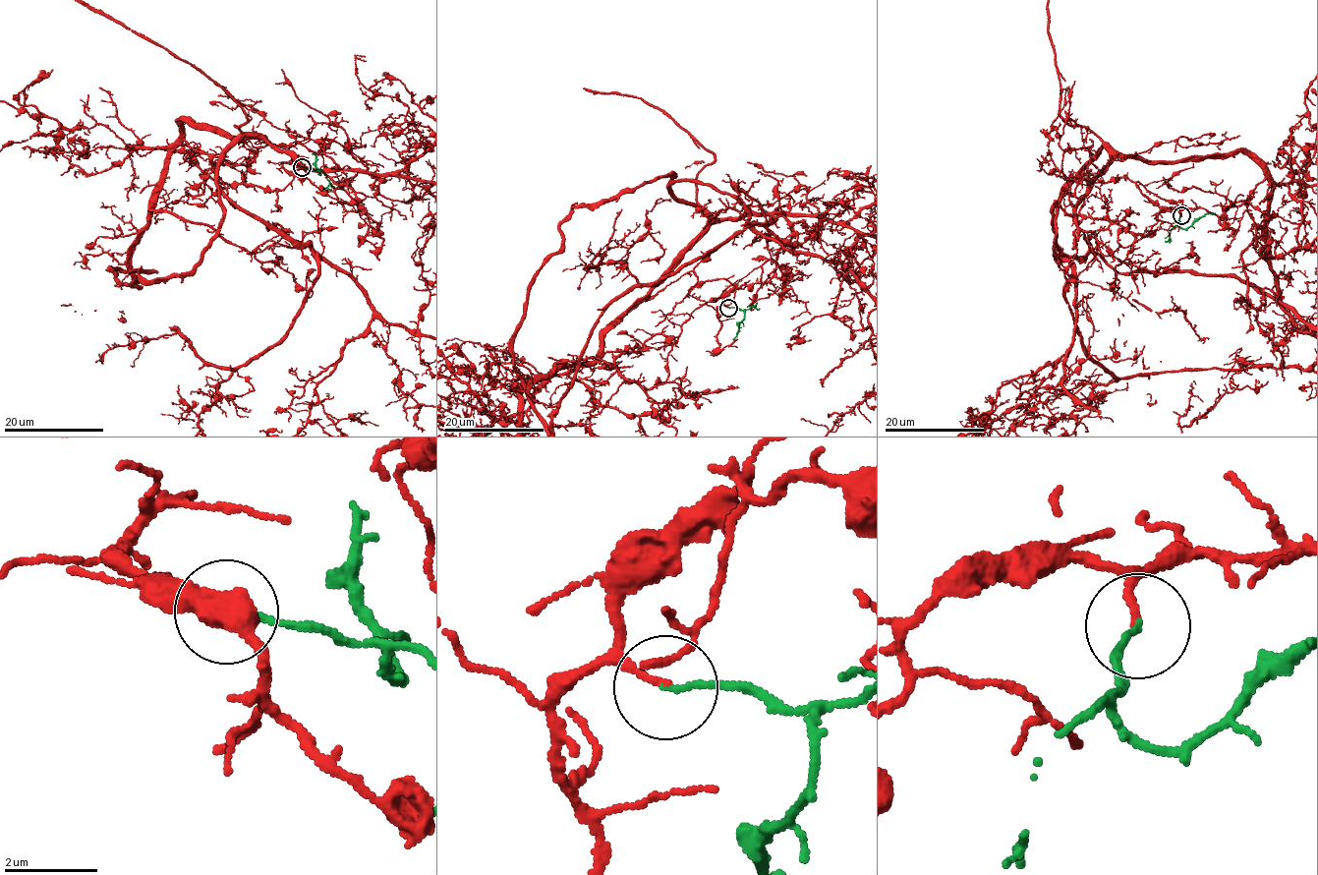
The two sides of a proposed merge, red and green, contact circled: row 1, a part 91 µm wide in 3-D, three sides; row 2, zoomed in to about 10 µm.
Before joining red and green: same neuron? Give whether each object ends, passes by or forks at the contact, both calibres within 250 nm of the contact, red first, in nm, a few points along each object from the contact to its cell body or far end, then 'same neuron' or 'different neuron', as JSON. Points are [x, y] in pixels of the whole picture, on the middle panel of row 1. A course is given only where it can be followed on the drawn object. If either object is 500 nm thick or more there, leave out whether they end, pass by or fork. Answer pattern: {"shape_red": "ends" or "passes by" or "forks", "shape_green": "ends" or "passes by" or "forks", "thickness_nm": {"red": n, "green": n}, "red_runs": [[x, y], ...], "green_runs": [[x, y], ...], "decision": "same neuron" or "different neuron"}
{"shape_red": "ends", "shape_green": "ends", "thickness_nm": {"red": 120, "green": 130}, "green_runs": [[728, 308], [744, 310], [744, 320], [739, 323], [733, 339]], "decision": "same neuron"}

